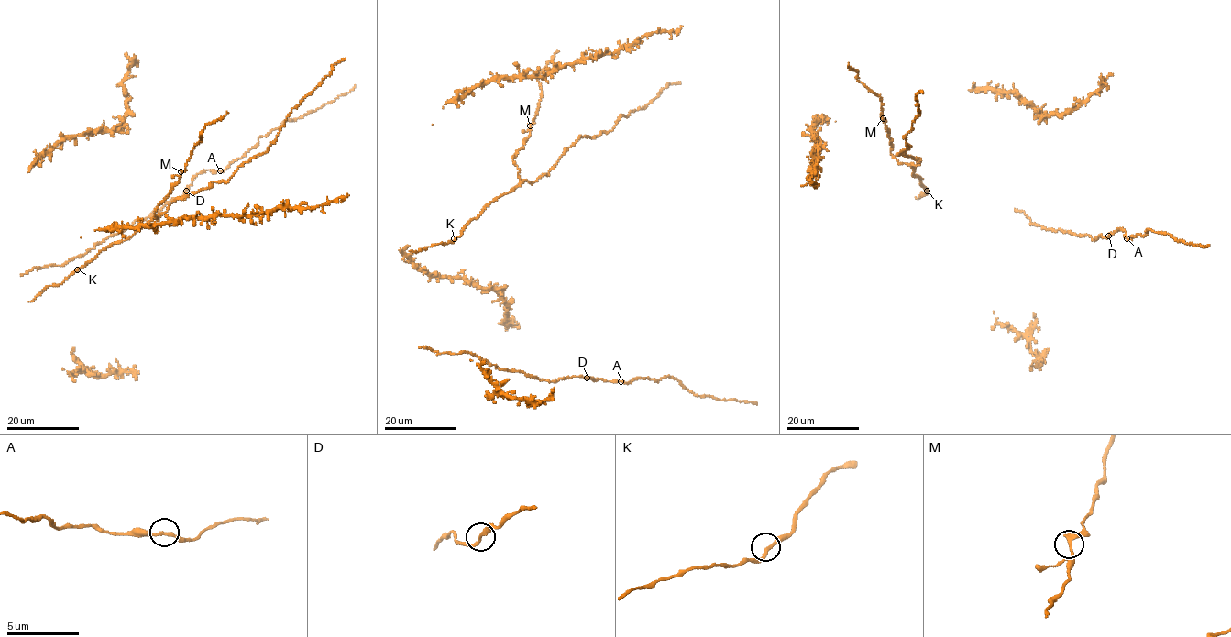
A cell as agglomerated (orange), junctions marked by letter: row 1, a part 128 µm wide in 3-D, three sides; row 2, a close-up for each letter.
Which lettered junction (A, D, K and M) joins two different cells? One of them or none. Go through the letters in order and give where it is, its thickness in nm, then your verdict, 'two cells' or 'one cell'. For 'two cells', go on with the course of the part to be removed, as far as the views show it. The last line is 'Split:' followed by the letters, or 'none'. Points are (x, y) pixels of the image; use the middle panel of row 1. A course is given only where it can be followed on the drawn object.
A: at (620, 381); 200 nm thick; one cell
D: at (587, 378); 240 nm thick; one cell
K: at (454, 238); 200 nm thick; one cell
M: at (530, 126); 240 nm thick; one cell
Split: none

